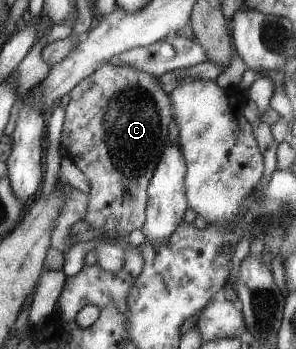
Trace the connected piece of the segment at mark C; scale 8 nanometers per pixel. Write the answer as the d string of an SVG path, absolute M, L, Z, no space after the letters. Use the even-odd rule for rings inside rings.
M107 62L72 87L68 96L70 101L65 108L61 144L66 147L66 157L84 174L90 186L84 217L90 225L88 230L99 230L110 237L125 237L134 230L141 230L146 220L147 189L159 164L170 123L171 101L168 101L168 94L160 86L159 77L134 69L132 65Z

